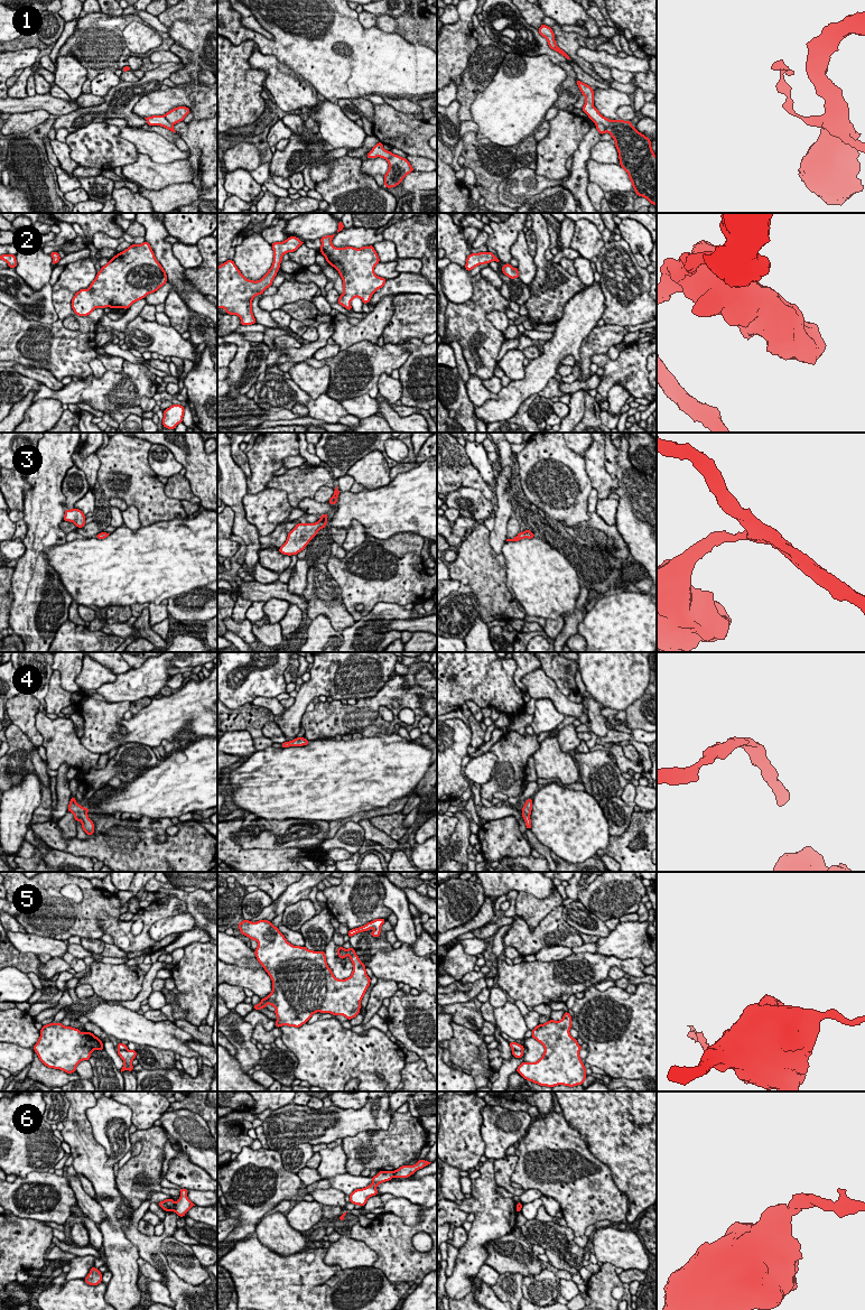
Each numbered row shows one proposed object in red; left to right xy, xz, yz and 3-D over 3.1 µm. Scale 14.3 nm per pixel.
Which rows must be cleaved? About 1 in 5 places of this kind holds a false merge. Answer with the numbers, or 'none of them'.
1, 5, 6

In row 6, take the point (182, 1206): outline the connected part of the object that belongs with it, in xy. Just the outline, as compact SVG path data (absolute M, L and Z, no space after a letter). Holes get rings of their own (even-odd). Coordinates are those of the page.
M179 1189L180 1191L180 1197L179 1199L175 1202L175 1209L174 1211L179 1216L184 1217L185 1214L193 1207L195 1206L187 1197L187 1191L186 1189Z

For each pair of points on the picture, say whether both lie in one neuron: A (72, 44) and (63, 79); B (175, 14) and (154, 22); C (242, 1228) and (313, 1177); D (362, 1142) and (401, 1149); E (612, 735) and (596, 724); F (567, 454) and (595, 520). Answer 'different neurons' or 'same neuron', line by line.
A: different neurons
B: different neurons
C: different neurons
D: same neuron
E: different neurons
F: different neurons

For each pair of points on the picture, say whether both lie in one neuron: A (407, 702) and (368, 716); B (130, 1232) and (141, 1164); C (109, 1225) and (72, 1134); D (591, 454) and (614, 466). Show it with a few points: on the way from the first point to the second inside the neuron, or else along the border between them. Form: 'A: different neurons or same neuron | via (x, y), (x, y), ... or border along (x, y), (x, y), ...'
A: same neuron | via (397, 700), (380, 700), (374, 706)
B: different neurons | border along (146, 1199), (132, 1210)
C: same neuron | via (111, 1202), (113, 1197), (105, 1189), (89, 1157)
D: different neurons | border along (605, 444), (605, 468), (616, 480), (617, 485)

